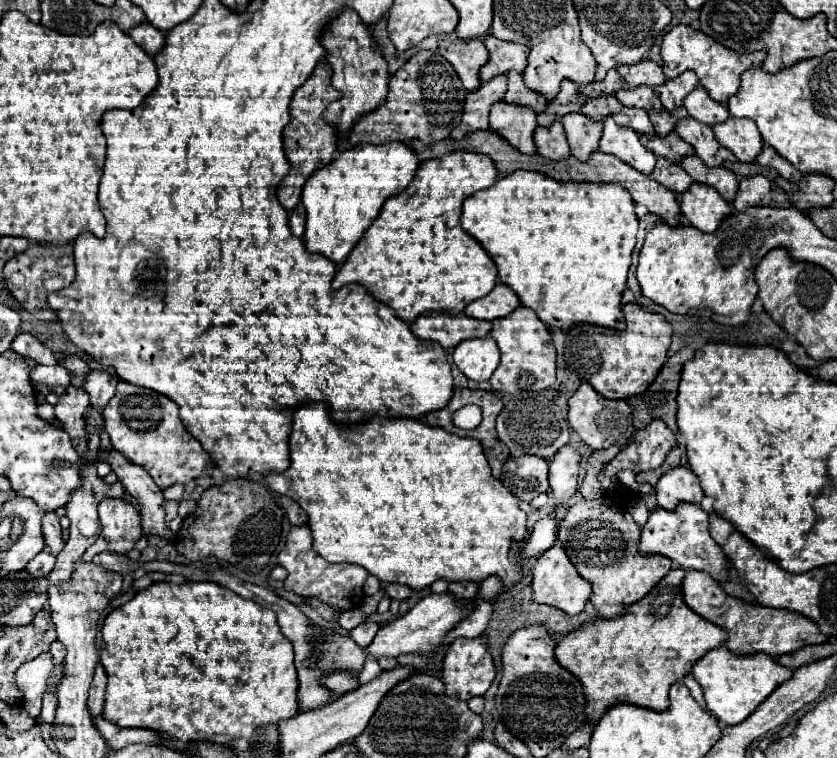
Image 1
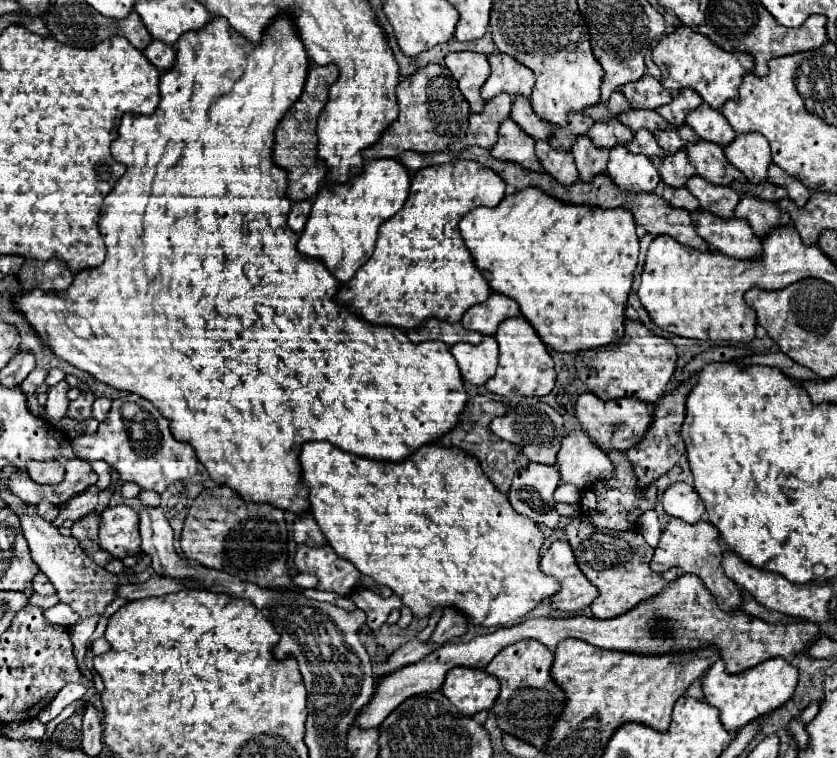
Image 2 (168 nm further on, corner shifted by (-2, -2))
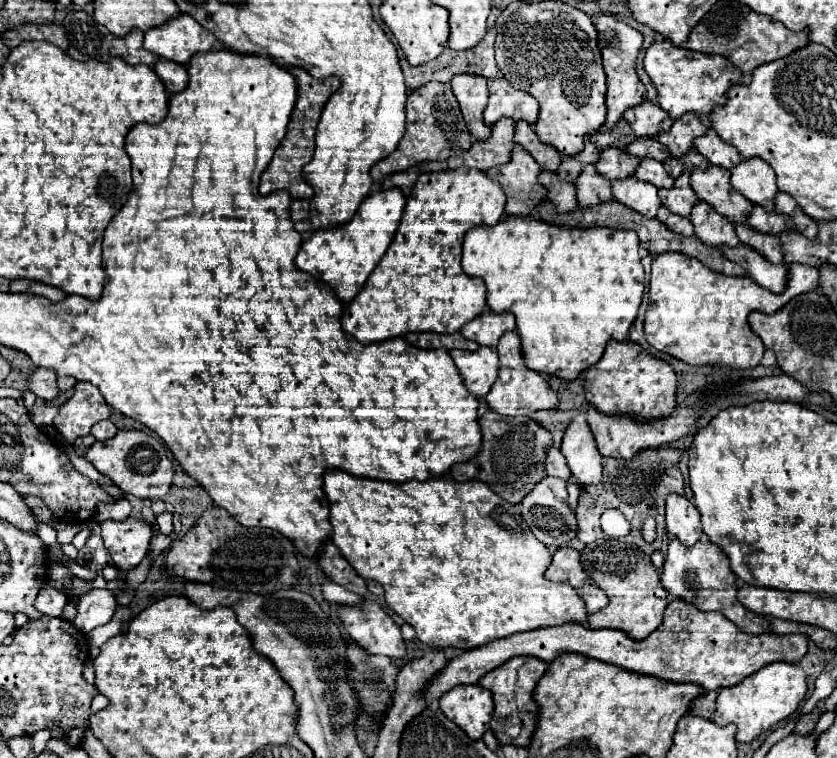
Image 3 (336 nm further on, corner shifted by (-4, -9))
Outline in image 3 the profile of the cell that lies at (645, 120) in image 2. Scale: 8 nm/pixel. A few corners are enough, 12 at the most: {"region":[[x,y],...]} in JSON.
{"region":[[635,139],[627,147],[633,157],[653,157],[661,163],[669,157],[657,139]]}

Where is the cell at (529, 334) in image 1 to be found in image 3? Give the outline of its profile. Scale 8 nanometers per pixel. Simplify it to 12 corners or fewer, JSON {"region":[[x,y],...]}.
{"region":[[515,331],[497,345],[499,377],[487,393],[499,415],[553,409],[557,393],[525,367]]}

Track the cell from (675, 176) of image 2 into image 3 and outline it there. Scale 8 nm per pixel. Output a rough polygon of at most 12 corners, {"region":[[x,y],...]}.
{"region":[[691,171],[675,179],[673,189],[659,189],[671,213],[689,217],[697,195],[689,187]]}

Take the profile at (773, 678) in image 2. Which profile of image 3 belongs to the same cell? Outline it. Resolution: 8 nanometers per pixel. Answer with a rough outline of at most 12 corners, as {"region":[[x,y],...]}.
{"region":[[769,663],[721,689],[713,721],[753,741],[793,715],[805,671]]}

